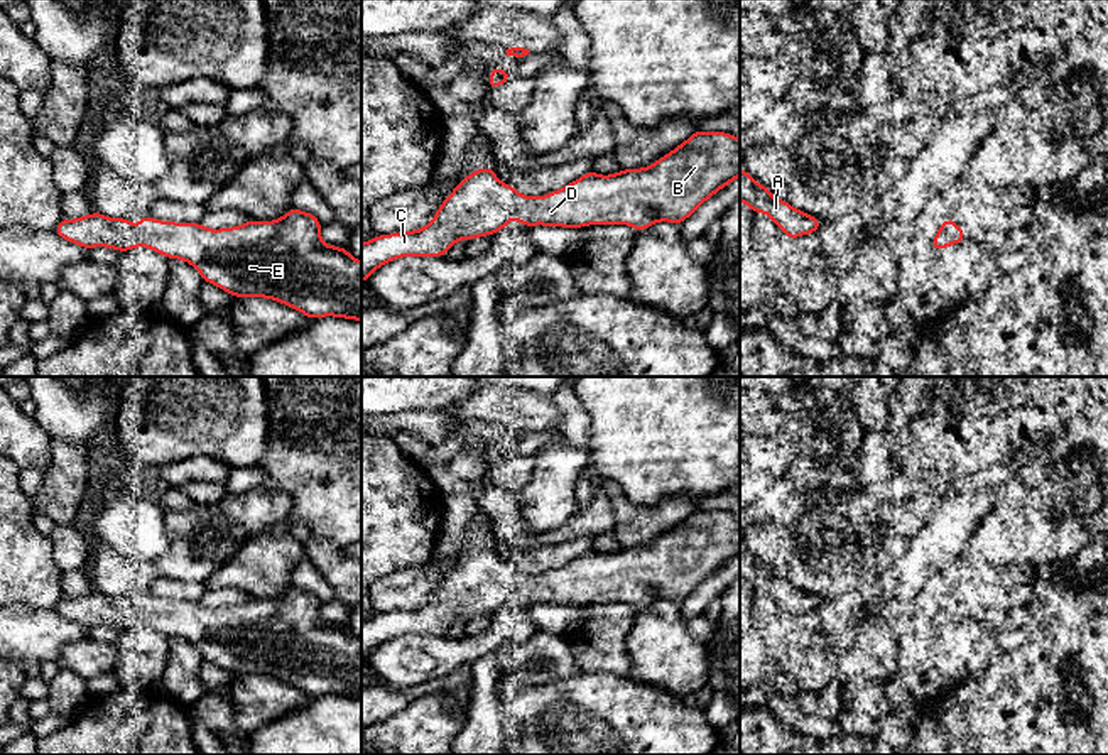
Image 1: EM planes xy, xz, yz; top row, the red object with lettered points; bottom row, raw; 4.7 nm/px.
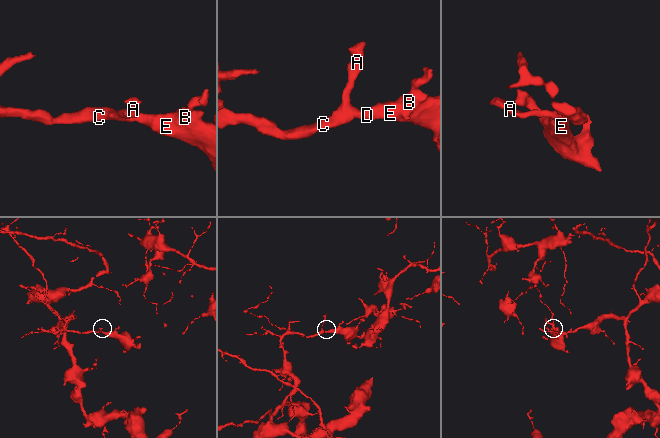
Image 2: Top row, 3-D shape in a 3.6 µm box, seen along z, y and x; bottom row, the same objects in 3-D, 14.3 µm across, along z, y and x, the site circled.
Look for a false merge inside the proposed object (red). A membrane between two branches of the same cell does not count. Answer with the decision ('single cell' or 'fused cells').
single cell

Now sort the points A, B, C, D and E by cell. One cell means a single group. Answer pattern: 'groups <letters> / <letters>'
groups A B C D E

